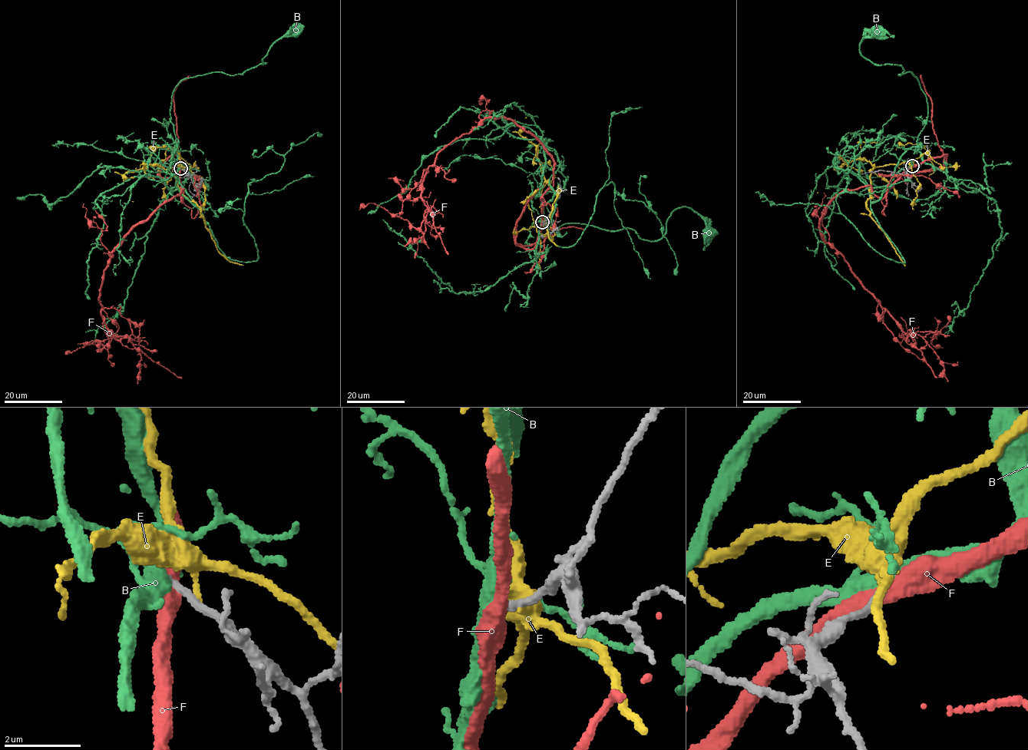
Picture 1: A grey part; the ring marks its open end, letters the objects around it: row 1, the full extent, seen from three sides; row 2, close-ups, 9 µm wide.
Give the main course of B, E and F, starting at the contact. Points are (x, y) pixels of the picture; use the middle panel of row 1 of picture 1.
B: (542, 222), (540, 230), (547, 223), (548, 229), (630, 228), (656, 241), (670, 213), (687, 206), (709, 232)
E: (543, 222), (541, 196), (543, 183), (547, 180), (553, 190), (560, 191), (546, 227), (550, 239), (558, 246)
F: (542, 222), (554, 161), (506, 118), (487, 117), (437, 154), (420, 189), (420, 226), (373, 203), (359, 209)

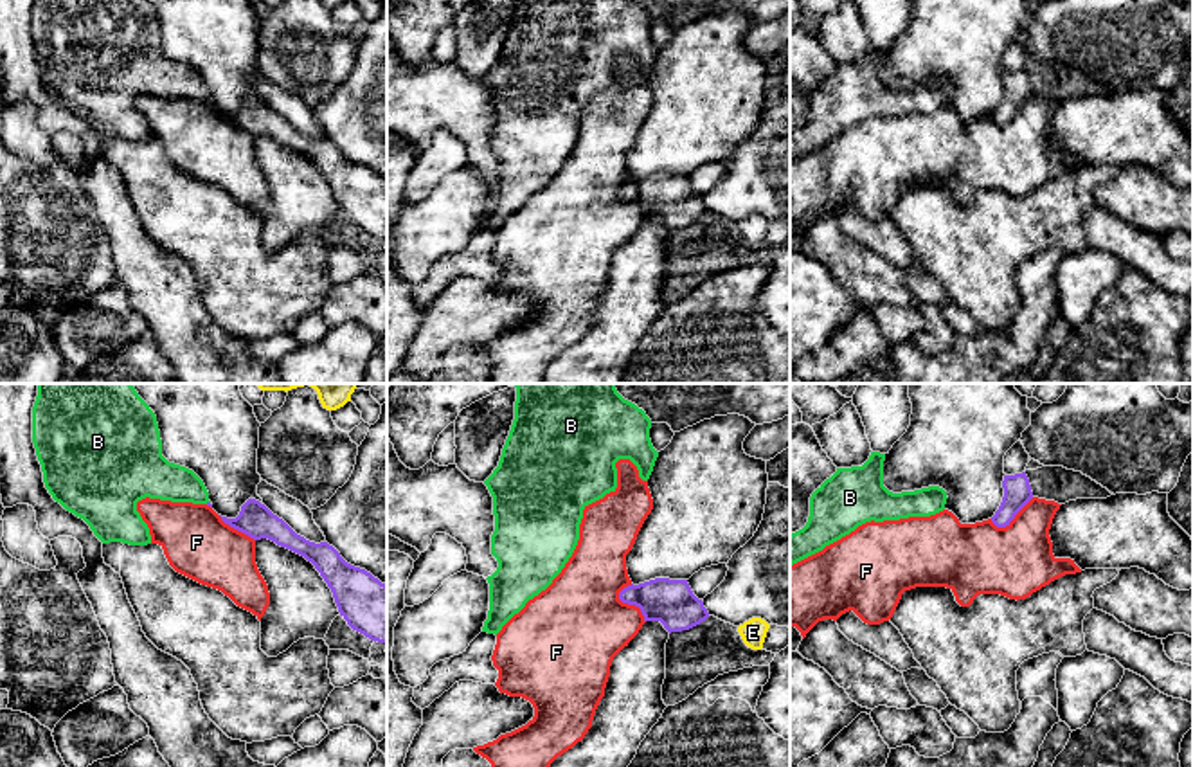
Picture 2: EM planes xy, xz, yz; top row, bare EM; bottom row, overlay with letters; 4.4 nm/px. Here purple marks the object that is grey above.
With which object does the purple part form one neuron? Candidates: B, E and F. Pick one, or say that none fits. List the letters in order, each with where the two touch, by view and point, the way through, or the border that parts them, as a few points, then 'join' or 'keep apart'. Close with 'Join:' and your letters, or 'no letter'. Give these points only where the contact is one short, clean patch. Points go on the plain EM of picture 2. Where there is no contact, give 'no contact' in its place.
B: no contact; join
E: no contact; keep apart
F: meets purple in xz at (628, 200); keep apart
Join: B

